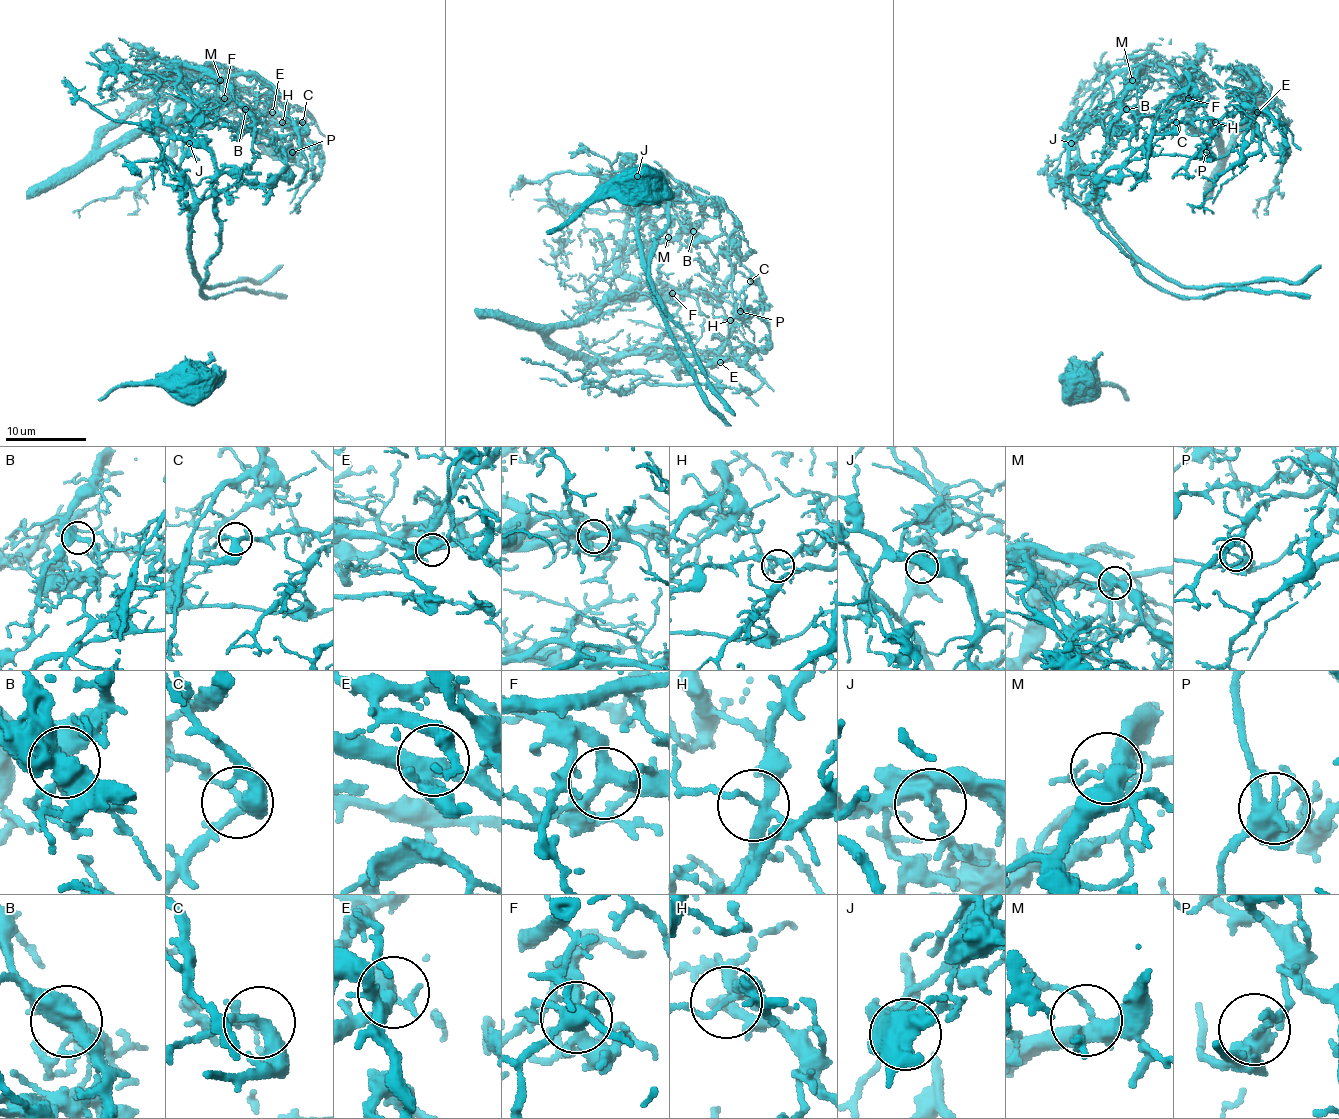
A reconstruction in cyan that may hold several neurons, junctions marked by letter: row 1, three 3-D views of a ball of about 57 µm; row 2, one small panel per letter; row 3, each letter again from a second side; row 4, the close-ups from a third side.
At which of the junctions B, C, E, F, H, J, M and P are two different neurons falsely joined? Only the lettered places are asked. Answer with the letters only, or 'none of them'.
J, P

